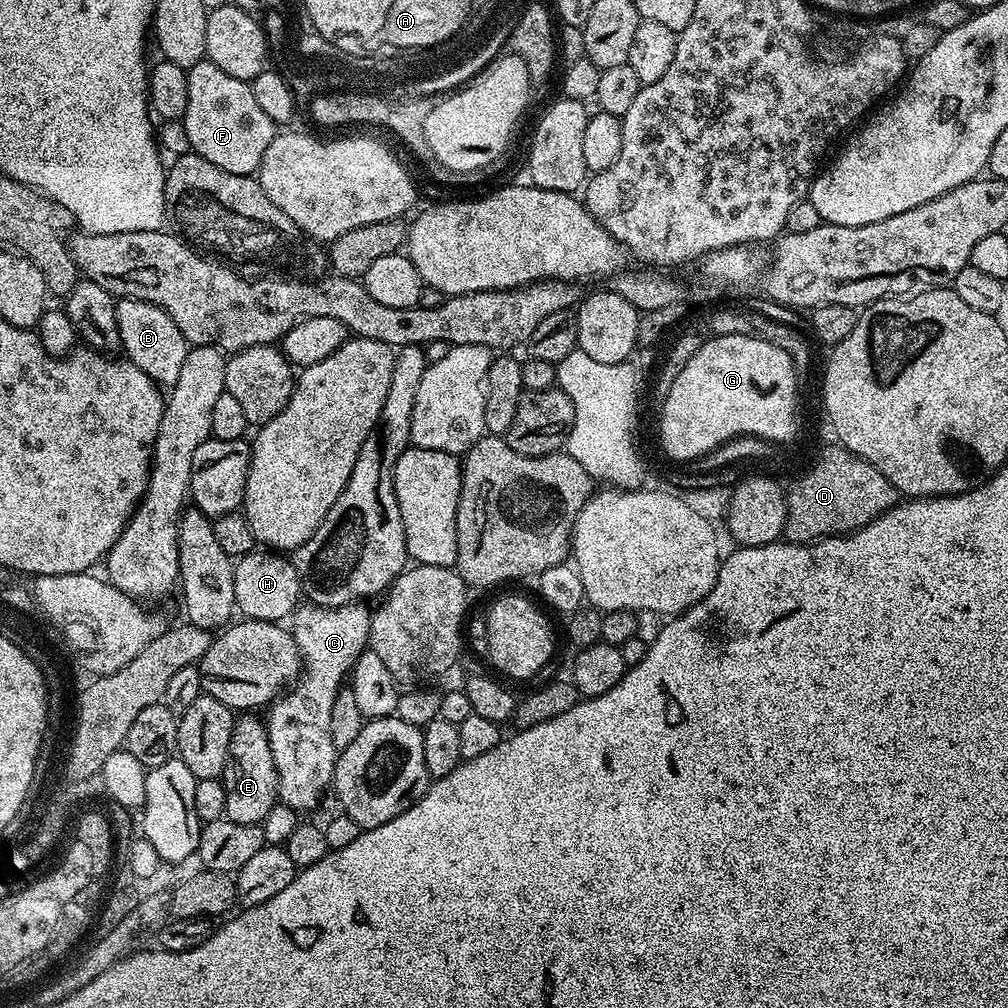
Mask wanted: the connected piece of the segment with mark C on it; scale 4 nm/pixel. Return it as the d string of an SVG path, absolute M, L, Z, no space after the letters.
M311 602L305 603L305 608L303 606L297 607L290 616L290 631L294 642L298 646L300 651L300 658L302 661L302 671L300 673L300 679L298 683L289 691L287 694L281 695L279 699L271 705L270 711L272 713L266 716L266 727L268 729L268 741L270 742L270 750L274 754L274 766L278 770L278 782L280 783L280 791L278 793L279 803L290 806L298 814L305 814L311 808L316 808L320 804L320 799L324 796L324 788L326 789L332 783L332 775L336 769L336 758L338 755L338 743L332 737L332 707L336 704L336 695L340 692L340 683L347 681L349 679L350 673L354 665L356 665L356 659L358 659L361 654L368 648L368 624L370 621L369 609L364 609L365 605L363 603L357 602L354 604L347 604L341 608L322 608L319 604L314 604Z

